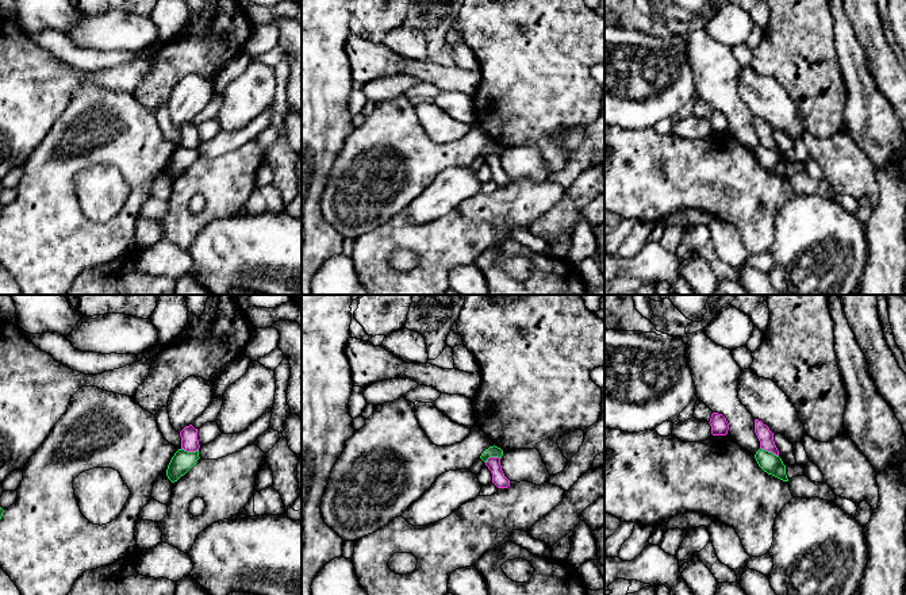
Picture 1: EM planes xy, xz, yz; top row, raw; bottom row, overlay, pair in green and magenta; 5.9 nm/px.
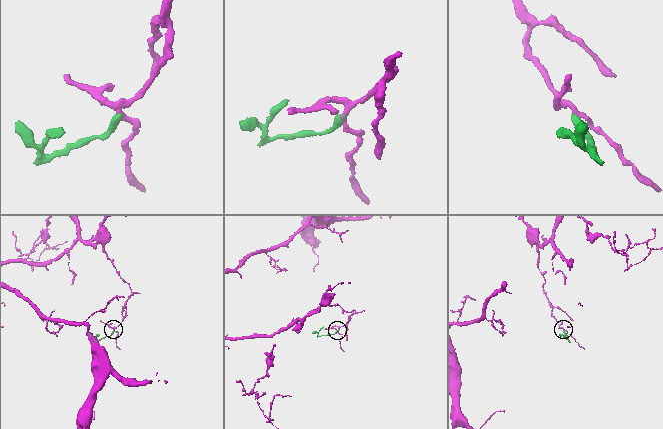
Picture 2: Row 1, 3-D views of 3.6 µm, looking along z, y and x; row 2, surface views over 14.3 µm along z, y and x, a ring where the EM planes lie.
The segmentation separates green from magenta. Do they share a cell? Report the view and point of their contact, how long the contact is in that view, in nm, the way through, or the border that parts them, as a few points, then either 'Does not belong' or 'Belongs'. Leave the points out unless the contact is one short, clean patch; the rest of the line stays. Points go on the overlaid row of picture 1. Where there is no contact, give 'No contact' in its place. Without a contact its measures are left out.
Touches green at yz (770, 452). Shared border 130 nm. Boundary: yz (760, 446), (778, 456). Does not belong

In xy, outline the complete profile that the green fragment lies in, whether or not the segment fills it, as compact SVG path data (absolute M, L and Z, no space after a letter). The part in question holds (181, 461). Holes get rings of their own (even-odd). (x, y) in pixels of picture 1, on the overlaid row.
M178 449L168 465L166 469L168 479L172 483L177 481L197 462L199 458L200 458L199 450L187 452L184 449Z

